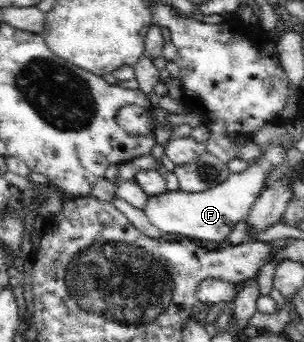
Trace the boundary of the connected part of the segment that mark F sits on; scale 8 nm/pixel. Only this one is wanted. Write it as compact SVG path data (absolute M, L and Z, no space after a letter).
M279 138L277 146L268 144L267 153L261 159L246 163L243 171L231 171L228 180L221 182L218 187L213 187L211 190L189 194L178 189L175 192L166 191L150 197L144 208L148 220L152 226L164 234L176 234L189 240L196 238L197 241L208 240L208 242L217 243L229 241L230 233L236 224L244 220L250 207L263 191L263 180L267 168L280 163L285 156L282 141Z

